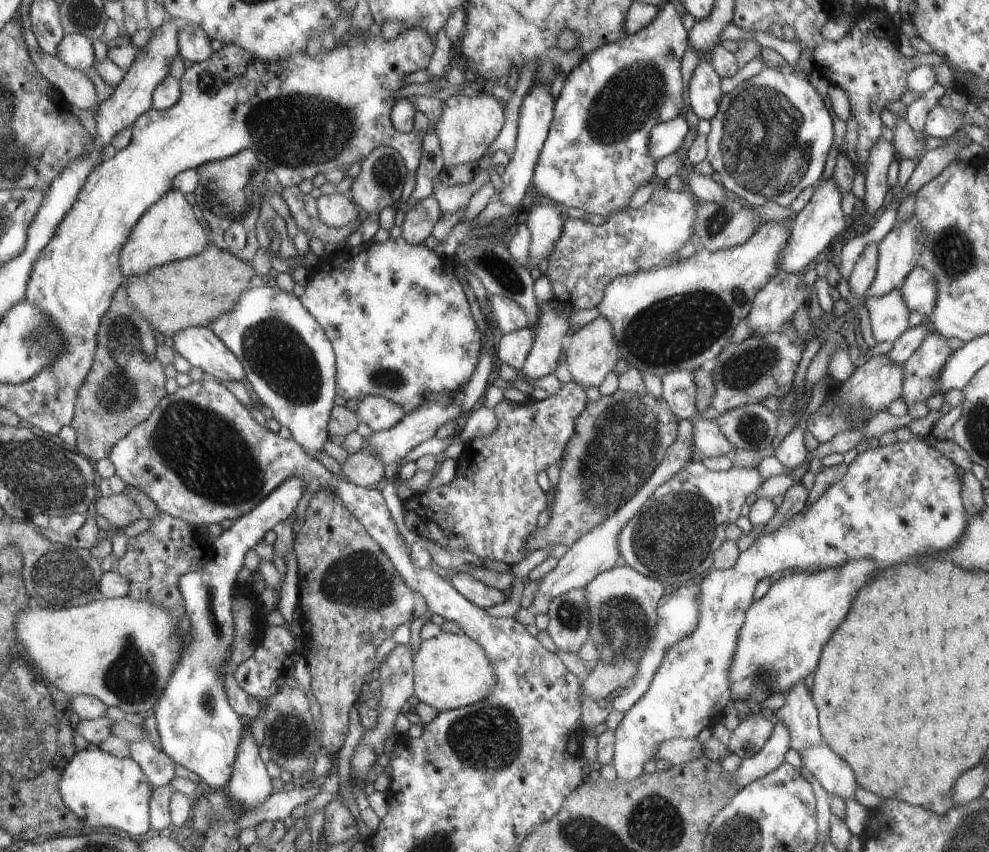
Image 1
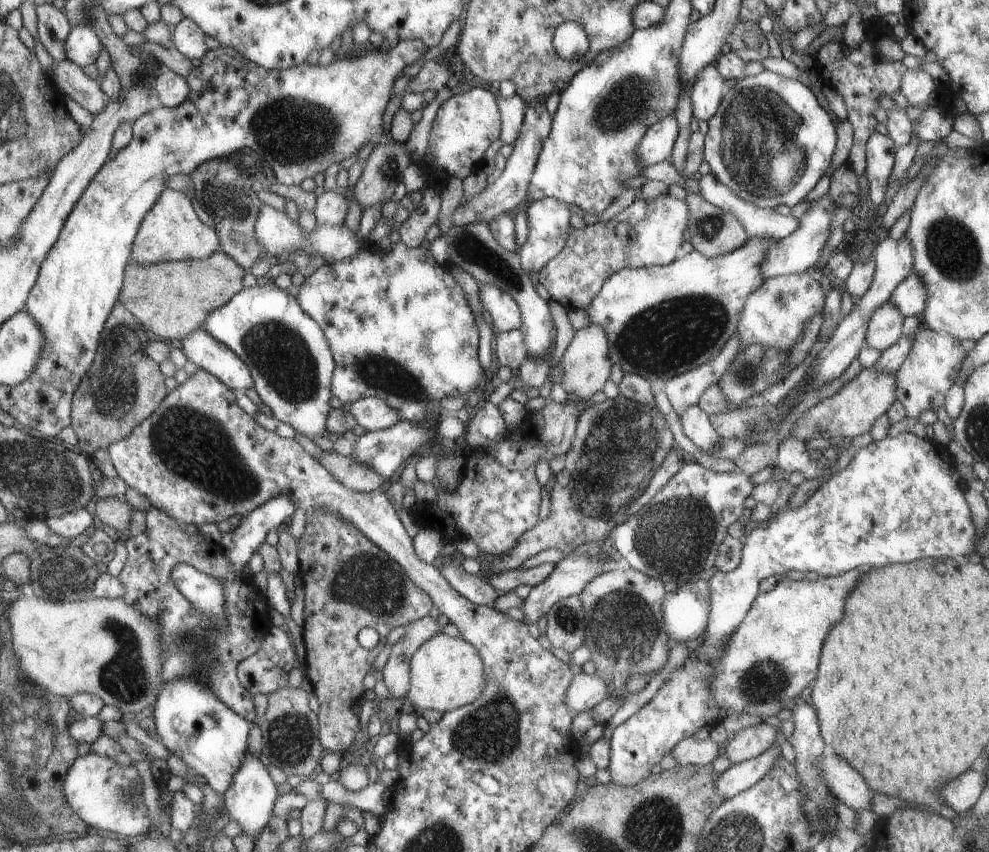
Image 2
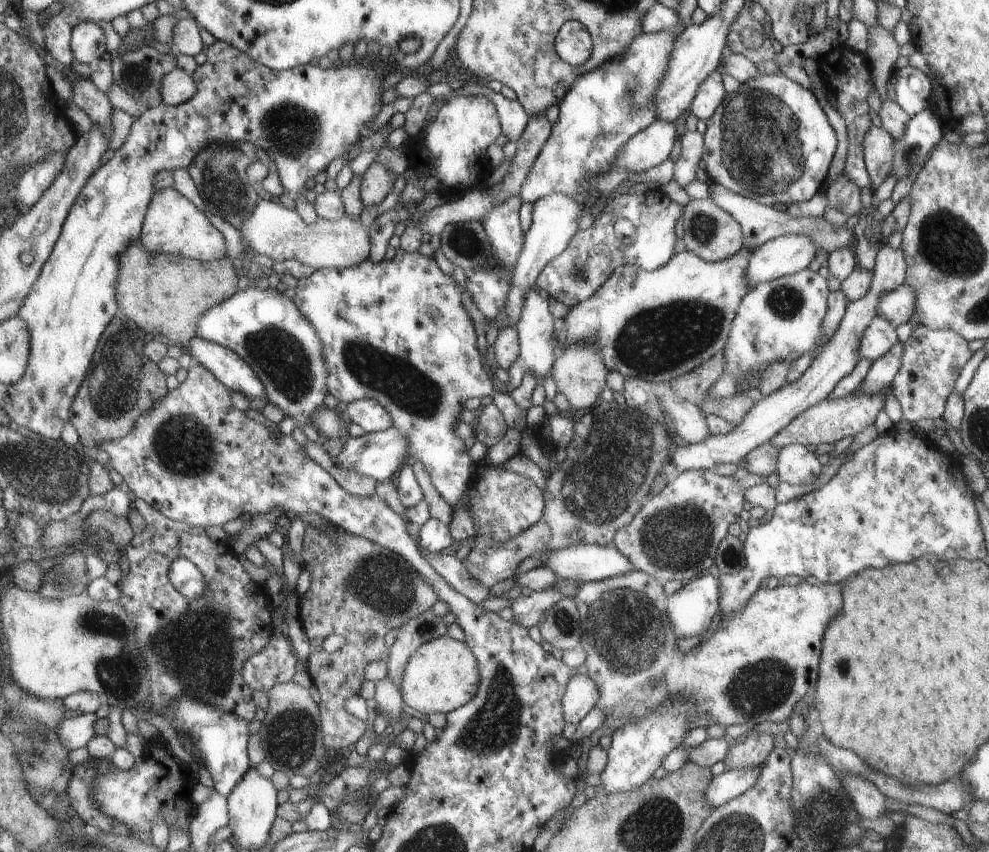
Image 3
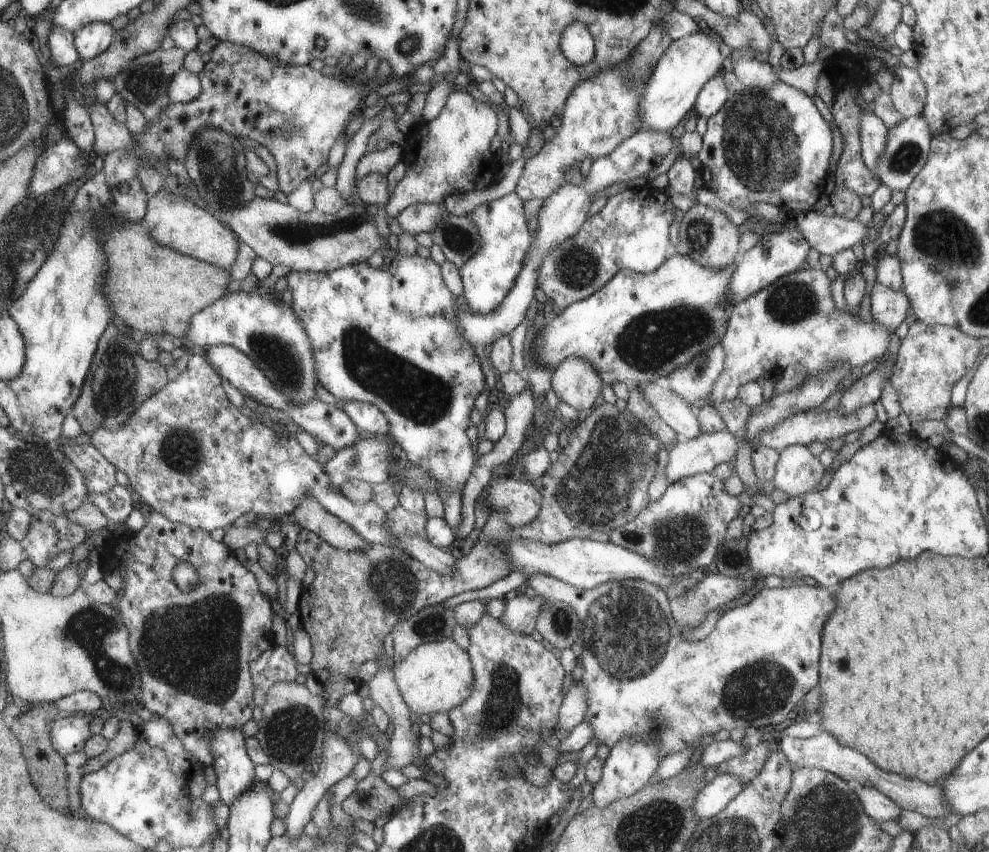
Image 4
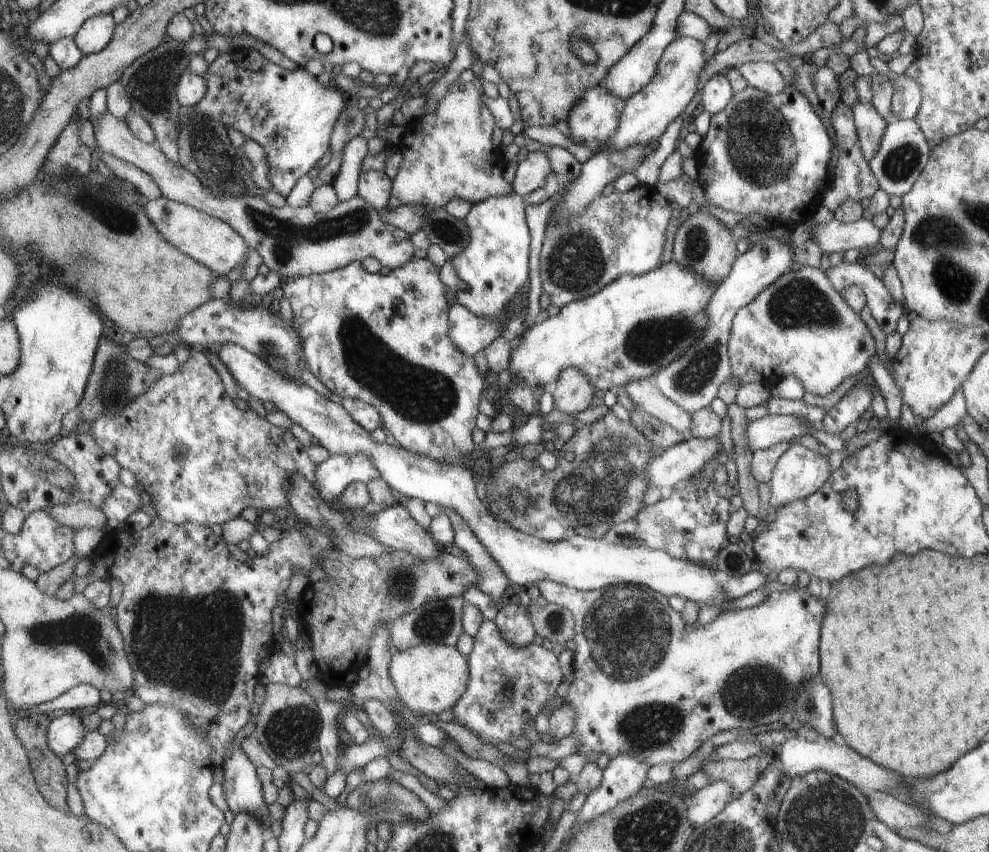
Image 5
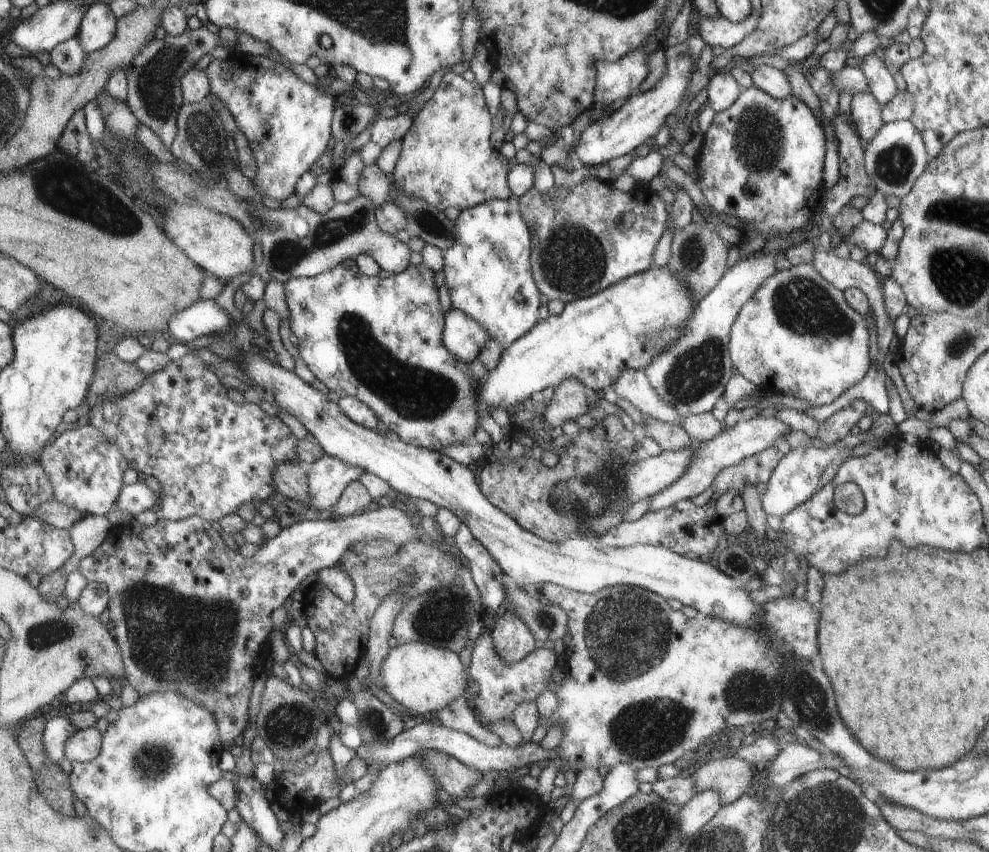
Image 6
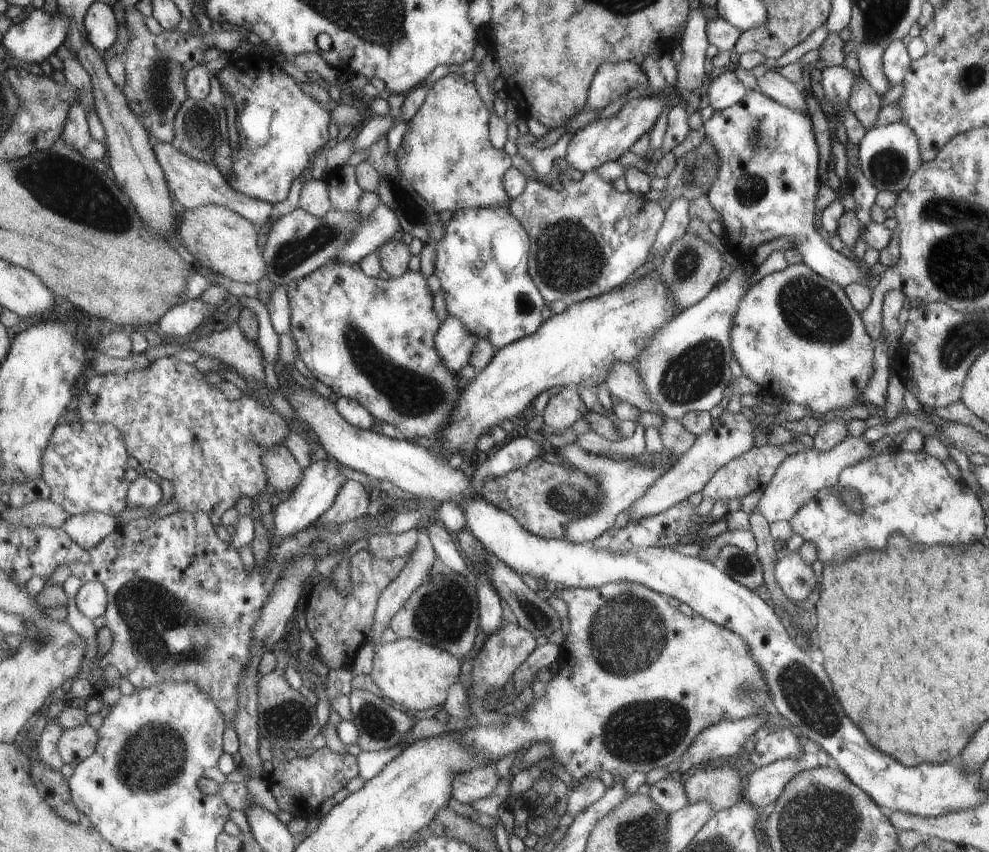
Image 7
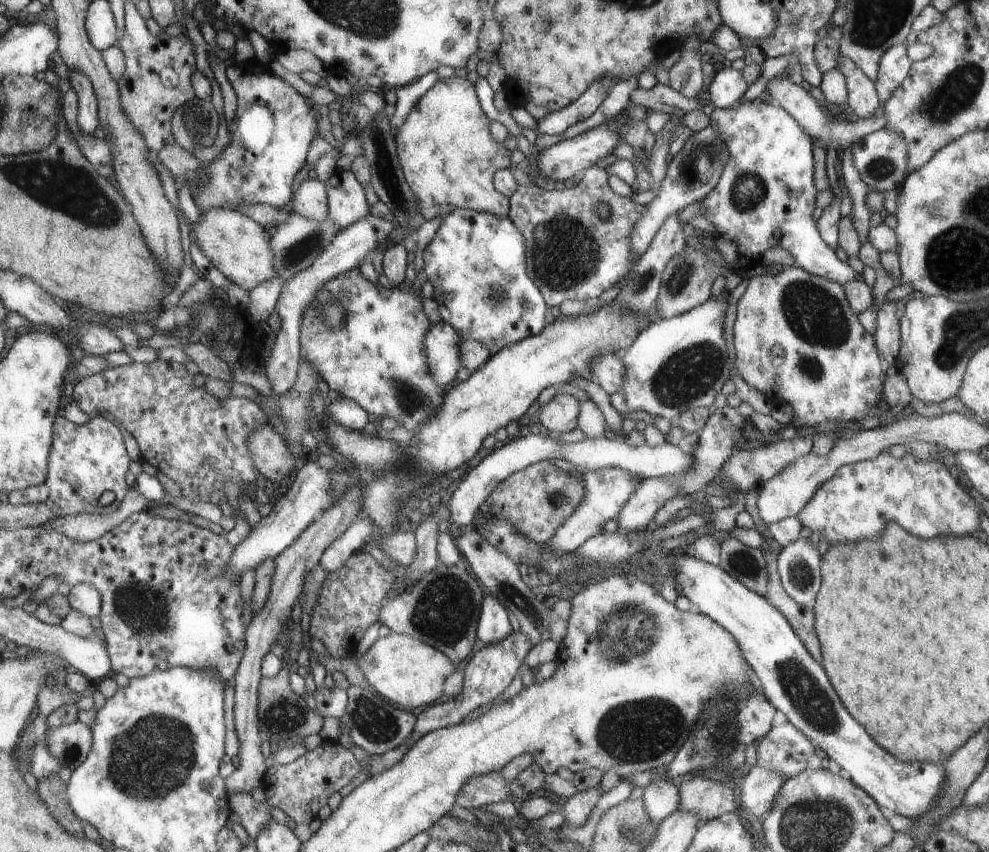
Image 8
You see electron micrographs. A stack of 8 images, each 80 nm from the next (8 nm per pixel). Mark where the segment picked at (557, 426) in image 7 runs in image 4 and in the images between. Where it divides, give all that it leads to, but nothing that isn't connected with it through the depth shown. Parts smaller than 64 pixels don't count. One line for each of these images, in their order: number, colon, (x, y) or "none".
4: (574, 382)
5: (572, 393)
6: (568, 402)

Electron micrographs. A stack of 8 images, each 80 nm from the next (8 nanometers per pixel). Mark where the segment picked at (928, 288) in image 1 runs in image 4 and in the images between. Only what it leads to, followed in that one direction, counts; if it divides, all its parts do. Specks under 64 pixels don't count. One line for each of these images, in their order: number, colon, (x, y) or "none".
2: (909, 298)
3: (897, 306)
4: (888, 307)

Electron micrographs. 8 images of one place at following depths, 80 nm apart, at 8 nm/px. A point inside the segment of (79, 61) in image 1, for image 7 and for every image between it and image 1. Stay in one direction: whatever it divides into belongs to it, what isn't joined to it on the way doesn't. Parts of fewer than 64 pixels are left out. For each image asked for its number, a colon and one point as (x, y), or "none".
2: (83, 45)
3: (89, 42)
4: (97, 37)
5: (97, 33)
6: (99, 29)
7: (101, 25)

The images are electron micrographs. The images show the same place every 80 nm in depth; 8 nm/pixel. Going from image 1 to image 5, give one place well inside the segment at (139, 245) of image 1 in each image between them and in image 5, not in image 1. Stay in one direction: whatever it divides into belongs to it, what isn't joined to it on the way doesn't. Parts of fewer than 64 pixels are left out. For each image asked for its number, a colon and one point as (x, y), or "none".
2: (171, 231)
3: (173, 225)
4: (173, 220)
5: (213, 242)

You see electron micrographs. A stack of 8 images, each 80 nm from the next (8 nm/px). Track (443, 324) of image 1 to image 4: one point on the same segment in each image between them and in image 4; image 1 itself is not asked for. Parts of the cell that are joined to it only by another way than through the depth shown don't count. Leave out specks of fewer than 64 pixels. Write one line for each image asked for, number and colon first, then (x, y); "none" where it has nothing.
2: (400, 330)
3: (395, 331)
4: (388, 336)

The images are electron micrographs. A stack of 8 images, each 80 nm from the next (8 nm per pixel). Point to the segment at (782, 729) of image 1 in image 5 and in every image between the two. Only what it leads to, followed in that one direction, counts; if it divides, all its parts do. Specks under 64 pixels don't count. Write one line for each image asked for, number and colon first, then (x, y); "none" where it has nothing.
2: (737, 777)
3: (730, 783)
4: (711, 799)
5: (703, 804)

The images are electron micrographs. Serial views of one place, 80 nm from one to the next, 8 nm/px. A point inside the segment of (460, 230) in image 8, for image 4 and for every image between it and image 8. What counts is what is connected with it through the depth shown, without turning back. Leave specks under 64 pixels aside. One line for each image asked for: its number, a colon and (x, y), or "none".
4: (488, 276)
5: (494, 265)
6: (488, 275)
7: (481, 261)

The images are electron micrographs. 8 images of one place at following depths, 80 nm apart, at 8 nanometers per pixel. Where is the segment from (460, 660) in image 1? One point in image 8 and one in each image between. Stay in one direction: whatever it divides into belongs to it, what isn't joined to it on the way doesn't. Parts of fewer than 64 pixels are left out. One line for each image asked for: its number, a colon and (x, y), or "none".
2: (446, 673)
3: (442, 674)
4: (434, 677)
5: (429, 678)
6: (422, 678)
7: (411, 675)
8: (408, 673)

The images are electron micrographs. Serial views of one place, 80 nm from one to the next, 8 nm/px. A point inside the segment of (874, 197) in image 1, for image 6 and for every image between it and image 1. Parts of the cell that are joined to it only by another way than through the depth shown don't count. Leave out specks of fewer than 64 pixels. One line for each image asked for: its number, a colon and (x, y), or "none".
2: (880, 148)
3: (878, 148)
4: (873, 132)
5: (869, 125)
6: (865, 110)

